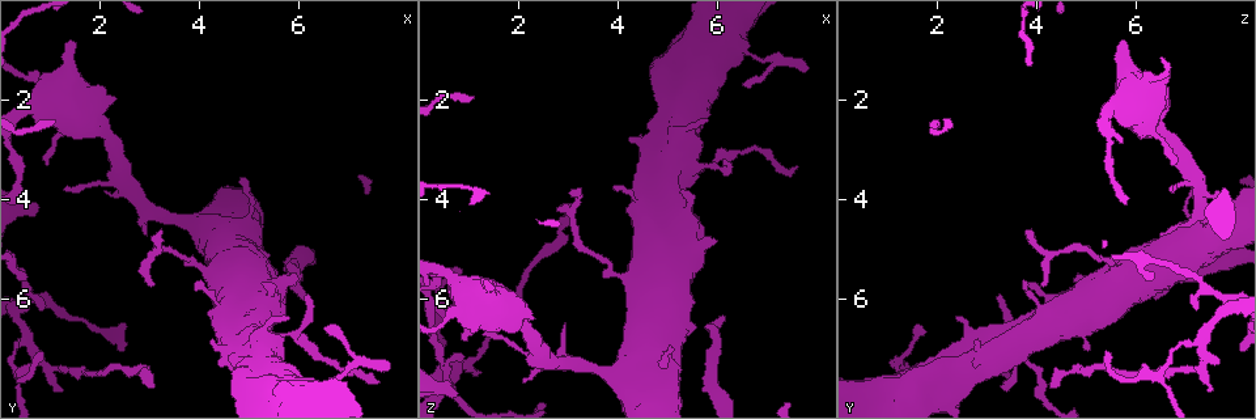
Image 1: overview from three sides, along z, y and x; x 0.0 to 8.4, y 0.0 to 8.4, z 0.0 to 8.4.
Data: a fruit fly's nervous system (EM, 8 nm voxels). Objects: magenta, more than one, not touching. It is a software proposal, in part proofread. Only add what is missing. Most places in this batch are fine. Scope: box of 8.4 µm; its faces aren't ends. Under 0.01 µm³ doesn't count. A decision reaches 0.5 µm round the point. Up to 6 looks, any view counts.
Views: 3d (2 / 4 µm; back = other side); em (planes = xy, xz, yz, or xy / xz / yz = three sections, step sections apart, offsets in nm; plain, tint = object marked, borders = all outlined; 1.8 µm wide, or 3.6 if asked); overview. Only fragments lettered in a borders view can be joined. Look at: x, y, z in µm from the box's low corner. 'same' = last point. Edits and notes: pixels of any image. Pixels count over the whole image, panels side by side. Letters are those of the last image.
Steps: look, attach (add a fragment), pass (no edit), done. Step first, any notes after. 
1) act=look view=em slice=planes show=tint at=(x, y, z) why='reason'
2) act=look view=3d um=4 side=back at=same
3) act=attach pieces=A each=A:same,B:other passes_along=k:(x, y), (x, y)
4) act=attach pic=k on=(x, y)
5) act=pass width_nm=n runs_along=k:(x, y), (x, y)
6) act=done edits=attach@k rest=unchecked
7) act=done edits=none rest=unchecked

act=look view=3d um=2 at=(6.10, 5.90, 6.30) why='branch stops here'

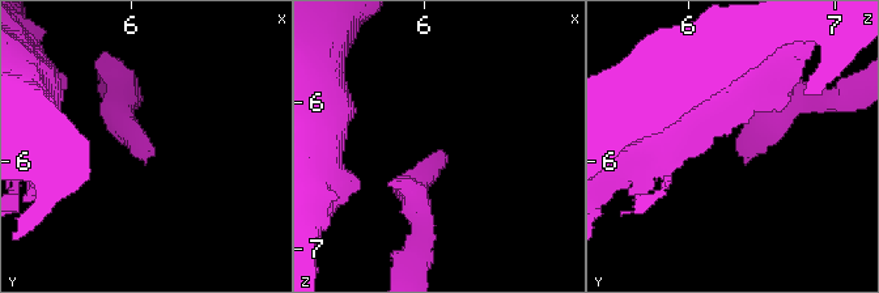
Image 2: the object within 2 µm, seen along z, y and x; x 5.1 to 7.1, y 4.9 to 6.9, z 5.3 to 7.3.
act=look view=em slice=planes show=borders at=(6.10, 5.92, 6.30) why='need the tissue'

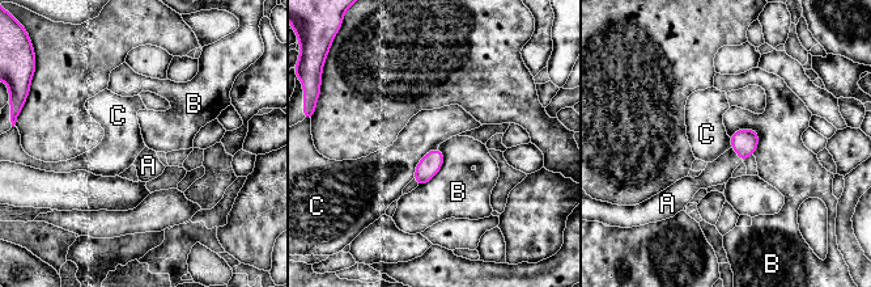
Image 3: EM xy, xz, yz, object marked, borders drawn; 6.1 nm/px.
act=attach pieces=A width_nm=140 each=A:same,B:other,C:other passes_along=3:(744, 142), (738, 153), (718, 172) found='the neuron continues'

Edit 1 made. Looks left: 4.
act=look view=3d um=2 at=(3.10, 7.80, 4.30) why='end of a long branch'

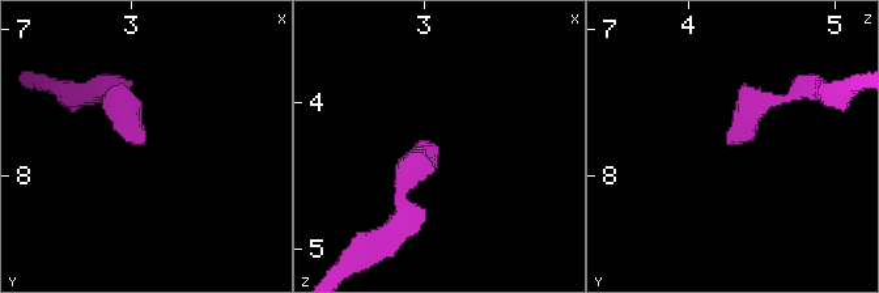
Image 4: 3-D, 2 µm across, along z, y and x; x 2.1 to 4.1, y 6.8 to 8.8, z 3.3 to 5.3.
act=look view=em slice=planes show=plain at=(3.06, 7.80, 4.30) why='shape alone is not enough'

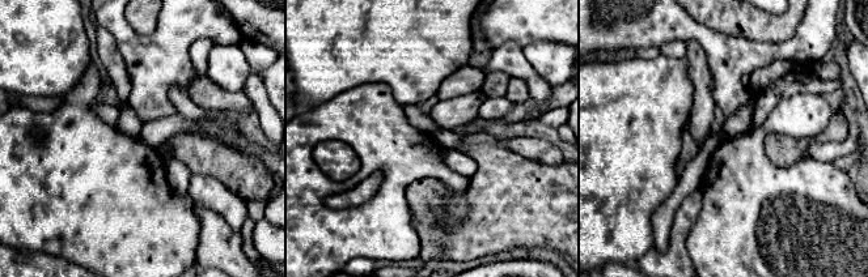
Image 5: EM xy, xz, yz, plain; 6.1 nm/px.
act=look view=em slice=planes show=borders at=same why='see the neighbours'

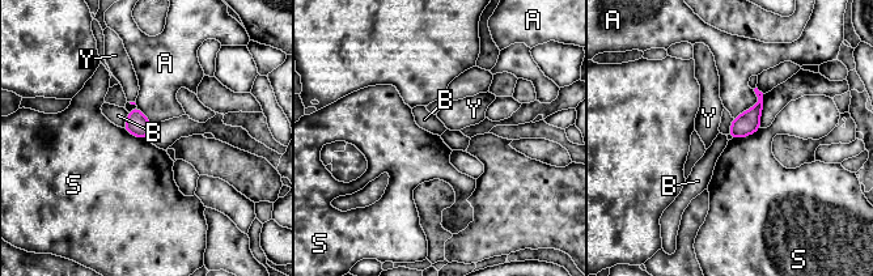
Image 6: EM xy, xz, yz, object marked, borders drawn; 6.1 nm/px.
act=pass each=A:other,B:other,S:other,Y:other border=6:(759, 127), (751, 134), (732, 139) found='none of them fits'

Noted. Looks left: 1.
act=done edits=attach@3 rest=unchecked

